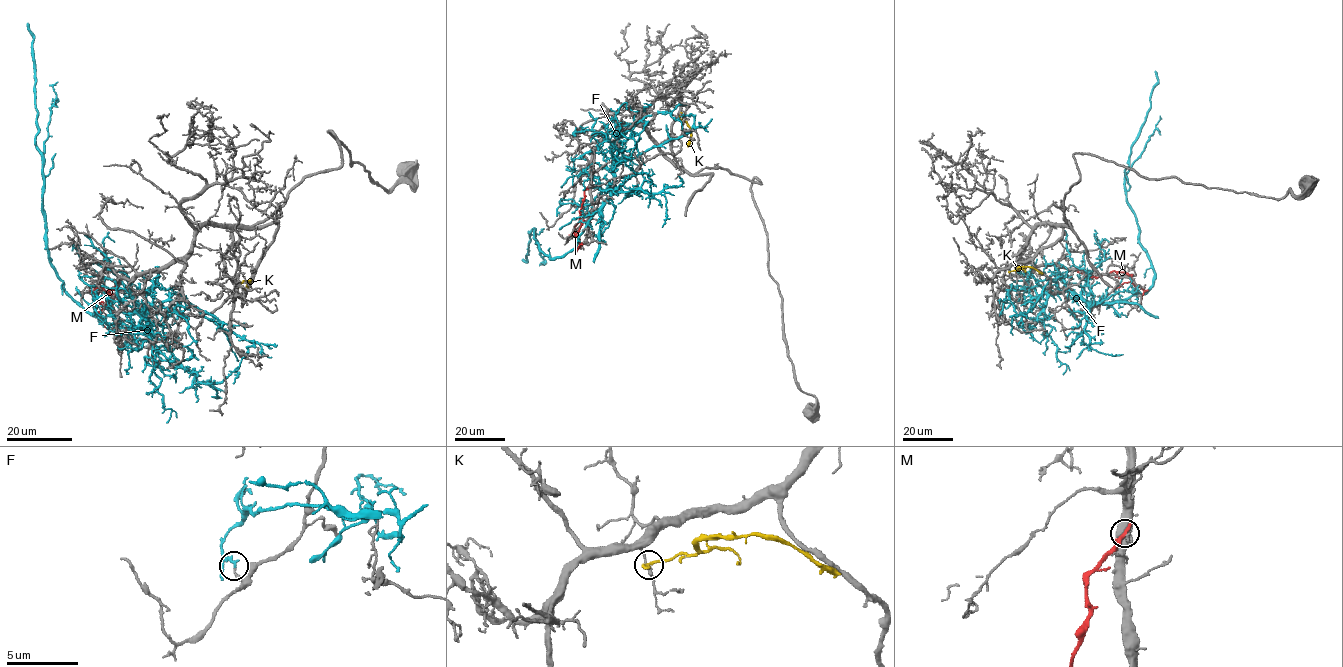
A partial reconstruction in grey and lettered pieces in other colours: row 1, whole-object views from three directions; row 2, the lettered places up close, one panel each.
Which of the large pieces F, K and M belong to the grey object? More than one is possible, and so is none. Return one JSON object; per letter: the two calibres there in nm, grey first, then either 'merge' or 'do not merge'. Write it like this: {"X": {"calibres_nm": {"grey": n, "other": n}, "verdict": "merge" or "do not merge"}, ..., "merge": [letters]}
{"F": {"calibres_nm": {"grey": 170, "other": 160}, "verdict": "do not merge"}, "K": {"calibres_nm": {"grey": 220, "other": 240}, "verdict": "do not merge"}, "M": {"calibres_nm": {"grey": 150, "other": 360}, "verdict": "do not merge"}, "merge": []}

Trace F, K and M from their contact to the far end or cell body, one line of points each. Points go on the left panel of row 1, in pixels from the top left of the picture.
F: (75, 248), (89, 267), (132, 293), (143, 326), (117, 327), (88, 312), (51, 263), (27, 22)
K: (235, 287), (249, 280), (244, 290)
M: (117, 288), (109, 290), (108, 294), (102, 286), (94, 290), (103, 308), (102, 324), (106, 328)

